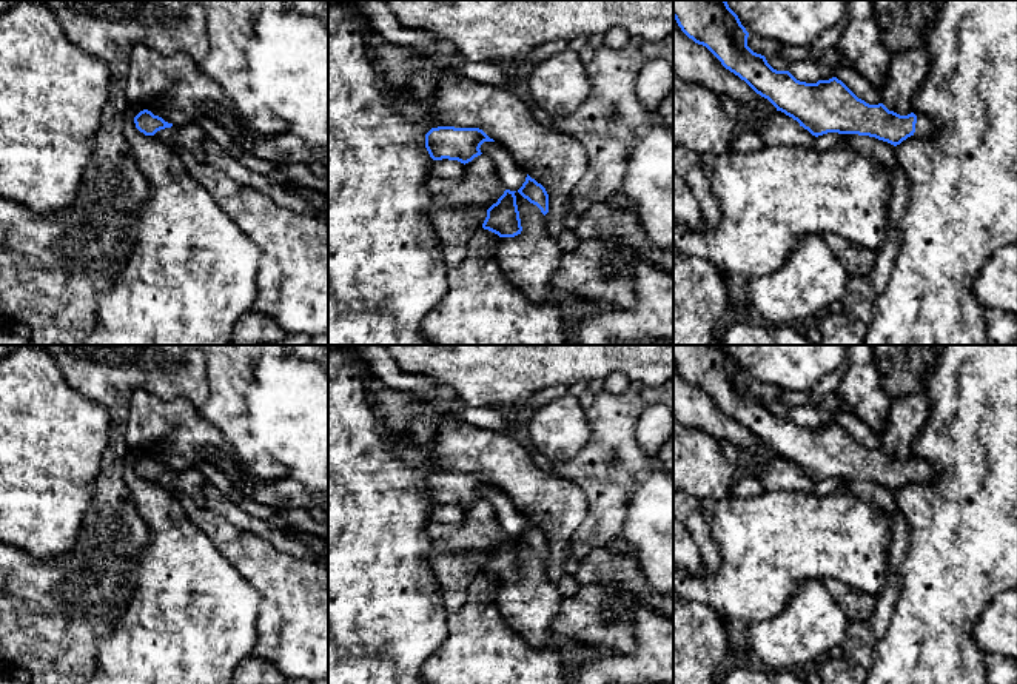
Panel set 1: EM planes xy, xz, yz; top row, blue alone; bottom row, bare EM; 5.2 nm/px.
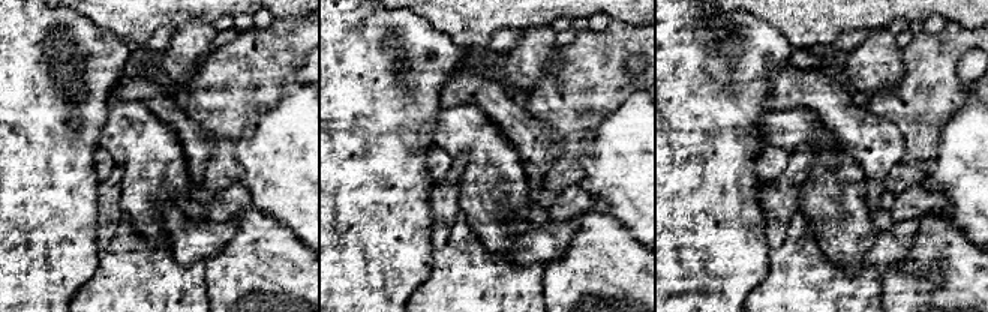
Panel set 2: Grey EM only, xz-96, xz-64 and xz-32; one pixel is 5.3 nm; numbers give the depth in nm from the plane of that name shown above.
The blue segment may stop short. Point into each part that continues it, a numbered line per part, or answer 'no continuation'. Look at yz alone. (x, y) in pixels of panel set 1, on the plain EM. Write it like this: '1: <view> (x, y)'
1: yz (926, 473)

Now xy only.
1: xy (190, 481)

